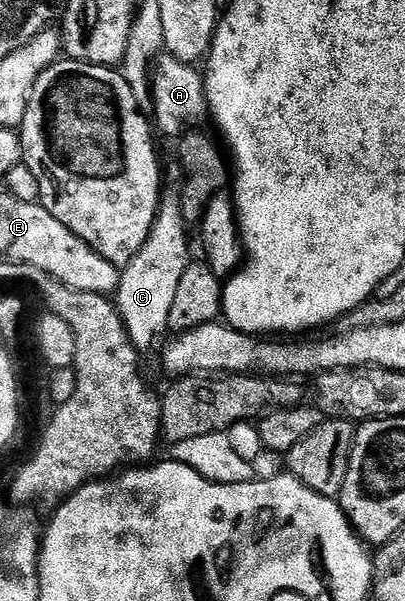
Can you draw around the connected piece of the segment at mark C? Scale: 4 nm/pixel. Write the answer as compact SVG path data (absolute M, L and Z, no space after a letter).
M166 190L161 196L161 204L157 206L157 220L153 222L147 241L143 241L143 249L135 253L135 257L121 271L121 280L115 292L115 306L121 314L122 321L129 334L134 348L149 347L157 339L157 334L169 326L169 314L175 292L179 286L179 277L183 277L183 269L191 262L189 256L189 235L187 224L181 208L181 192Z

